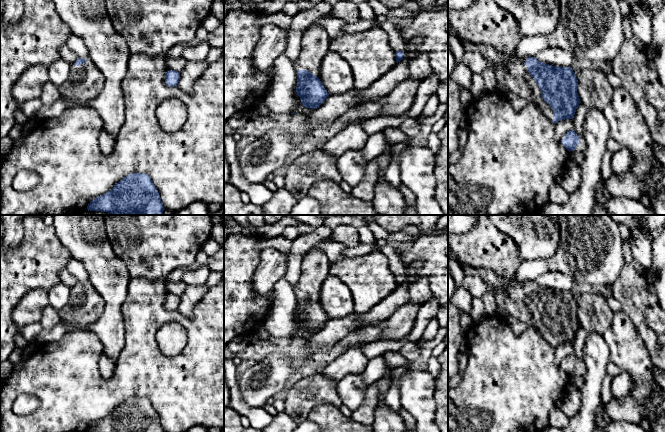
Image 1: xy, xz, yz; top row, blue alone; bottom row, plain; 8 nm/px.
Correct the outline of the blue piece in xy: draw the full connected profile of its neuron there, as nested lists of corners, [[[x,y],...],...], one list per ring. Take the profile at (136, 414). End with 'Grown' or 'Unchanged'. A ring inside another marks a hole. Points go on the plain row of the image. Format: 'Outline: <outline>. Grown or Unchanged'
Outline: [[[132,397],[87,432],[164,432],[159,416],[147,398]]]. Unchanged

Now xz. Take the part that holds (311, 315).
Outline: [[[326,239],[314,245],[304,254],[301,264],[301,276],[293,287],[297,295],[296,317],[305,332],[317,333],[329,320],[320,303],[313,297],[320,297],[321,287],[329,275],[327,256],[320,247],[331,242]]]. Grown

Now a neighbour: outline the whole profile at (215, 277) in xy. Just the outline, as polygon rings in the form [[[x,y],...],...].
[[[212,271],[205,284],[208,288],[213,287],[218,283],[220,283],[223,279],[224,279],[224,276],[222,275],[221,272]]]

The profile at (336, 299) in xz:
[[[328,275],[325,279],[318,302],[329,319],[340,319],[354,313],[351,291],[336,276]]]

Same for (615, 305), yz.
[[[613,296],[606,298],[606,301],[613,312],[623,311],[621,303],[618,300],[616,300]]]

